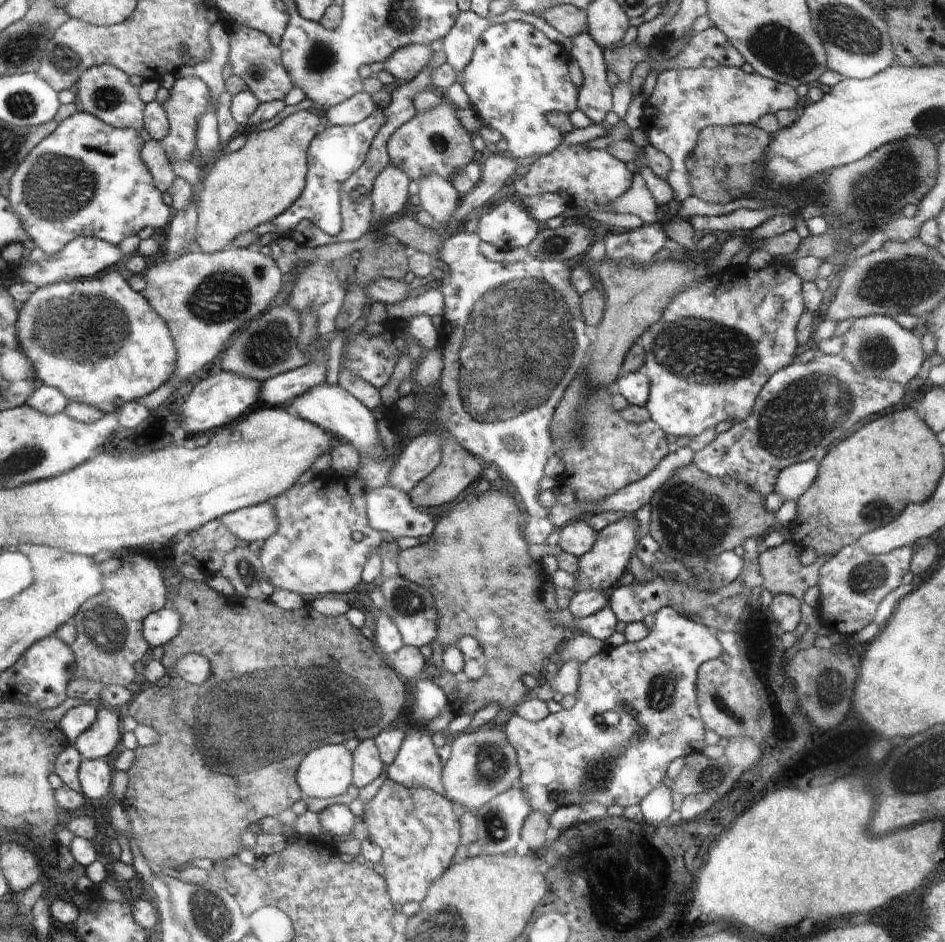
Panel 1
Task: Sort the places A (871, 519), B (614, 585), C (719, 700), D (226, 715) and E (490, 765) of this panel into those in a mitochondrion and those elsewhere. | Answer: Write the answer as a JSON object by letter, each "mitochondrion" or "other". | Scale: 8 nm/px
{"A":"mitochondrion","B":"other","C":"mitochondrion","D":"mitochondrion","E":"mitochondrion"}

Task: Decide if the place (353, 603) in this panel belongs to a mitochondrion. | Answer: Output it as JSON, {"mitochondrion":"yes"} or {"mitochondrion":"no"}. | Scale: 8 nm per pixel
{"mitochondrion":"no"}

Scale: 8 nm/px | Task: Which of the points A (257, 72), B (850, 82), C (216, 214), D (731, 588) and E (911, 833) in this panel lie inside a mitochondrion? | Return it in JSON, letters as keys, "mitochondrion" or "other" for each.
{"A":"mitochondrion","B":"other","C":"other","D":"other","E":"other"}

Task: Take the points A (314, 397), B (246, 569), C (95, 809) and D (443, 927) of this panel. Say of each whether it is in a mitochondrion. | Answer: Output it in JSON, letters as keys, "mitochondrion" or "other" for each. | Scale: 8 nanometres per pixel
{"A":"other","B":"mitochondrion","C":"other","D":"mitochondrion"}

